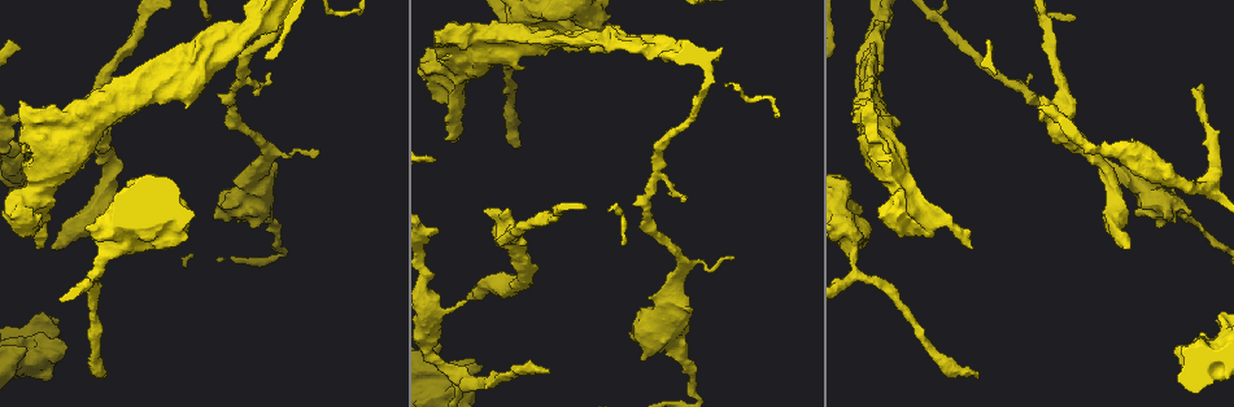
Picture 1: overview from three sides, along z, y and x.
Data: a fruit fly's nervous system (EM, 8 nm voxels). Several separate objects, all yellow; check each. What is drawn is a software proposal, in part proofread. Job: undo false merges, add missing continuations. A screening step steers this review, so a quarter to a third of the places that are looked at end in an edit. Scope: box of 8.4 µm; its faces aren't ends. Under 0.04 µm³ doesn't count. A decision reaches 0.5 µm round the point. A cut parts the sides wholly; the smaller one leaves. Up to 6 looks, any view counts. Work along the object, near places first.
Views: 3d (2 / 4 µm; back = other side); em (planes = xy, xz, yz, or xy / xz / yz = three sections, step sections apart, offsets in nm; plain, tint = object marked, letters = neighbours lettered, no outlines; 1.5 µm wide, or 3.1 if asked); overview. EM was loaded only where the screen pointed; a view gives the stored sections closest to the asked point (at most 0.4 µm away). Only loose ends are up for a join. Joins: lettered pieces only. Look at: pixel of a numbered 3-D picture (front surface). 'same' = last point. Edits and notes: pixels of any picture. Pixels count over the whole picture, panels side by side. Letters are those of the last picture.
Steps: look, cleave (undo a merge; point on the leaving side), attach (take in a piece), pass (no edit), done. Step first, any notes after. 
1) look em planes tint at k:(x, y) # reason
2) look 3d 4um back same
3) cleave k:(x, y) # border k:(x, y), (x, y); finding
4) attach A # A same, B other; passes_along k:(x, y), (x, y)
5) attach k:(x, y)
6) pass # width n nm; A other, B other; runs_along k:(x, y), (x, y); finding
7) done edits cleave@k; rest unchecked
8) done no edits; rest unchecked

look 3d 4um at 1:(24, 350) # stops while still wide

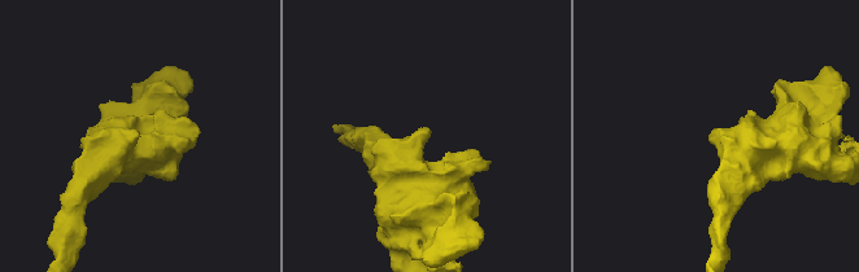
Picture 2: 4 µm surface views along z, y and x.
look em planes letters at 2:(427, 131) # need the tissue

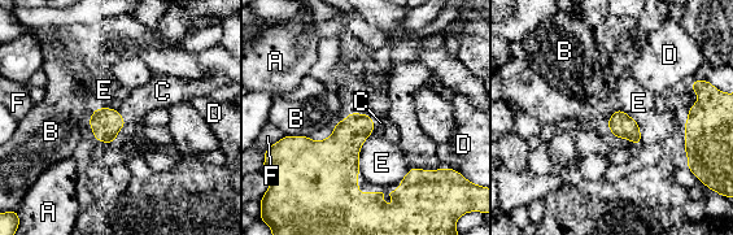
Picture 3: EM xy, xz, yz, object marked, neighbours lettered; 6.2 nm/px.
attach C # A other, B other, C same, D other, E other, F other; it goes on there

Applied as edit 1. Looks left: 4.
look overview # redraw

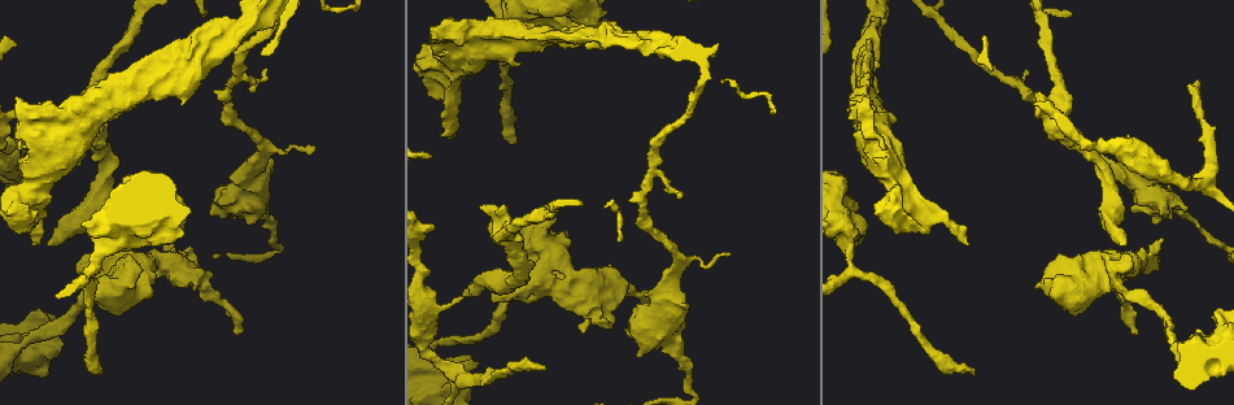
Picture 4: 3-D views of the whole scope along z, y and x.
look em xy step 8 letters at 4:(38, 240) # an open end

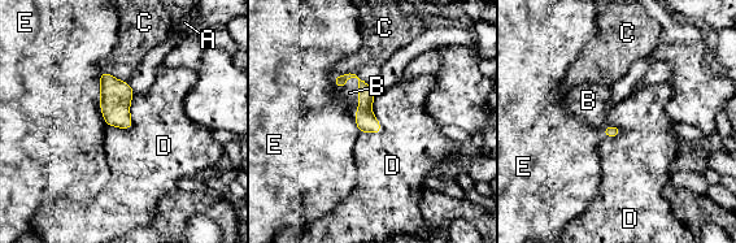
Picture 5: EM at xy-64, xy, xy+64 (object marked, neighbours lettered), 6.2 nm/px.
look em planes letters same

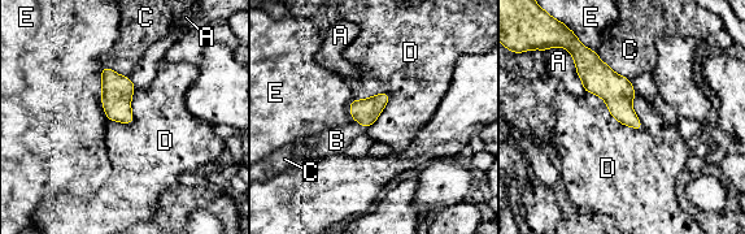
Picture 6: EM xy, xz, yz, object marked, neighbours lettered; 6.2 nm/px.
attach B # A other, B same, C other, D other, E other; passes_along 6:(366, 111), (360, 124), (336, 141); the neuron continues

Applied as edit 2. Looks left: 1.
look em xz step 4 letters at 4:(48, 241) # an open end

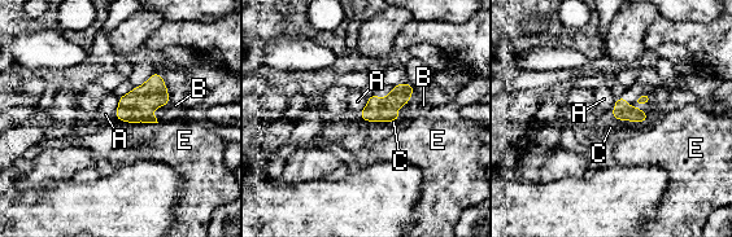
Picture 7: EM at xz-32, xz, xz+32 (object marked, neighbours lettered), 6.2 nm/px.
attach C # A other, B other, C same, E other; passes_along 7:(621, 112), (628, 119), (604, 124); the neuron continues

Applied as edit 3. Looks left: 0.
done edits attach@3, attach@6, attach@7; rest unchecked

